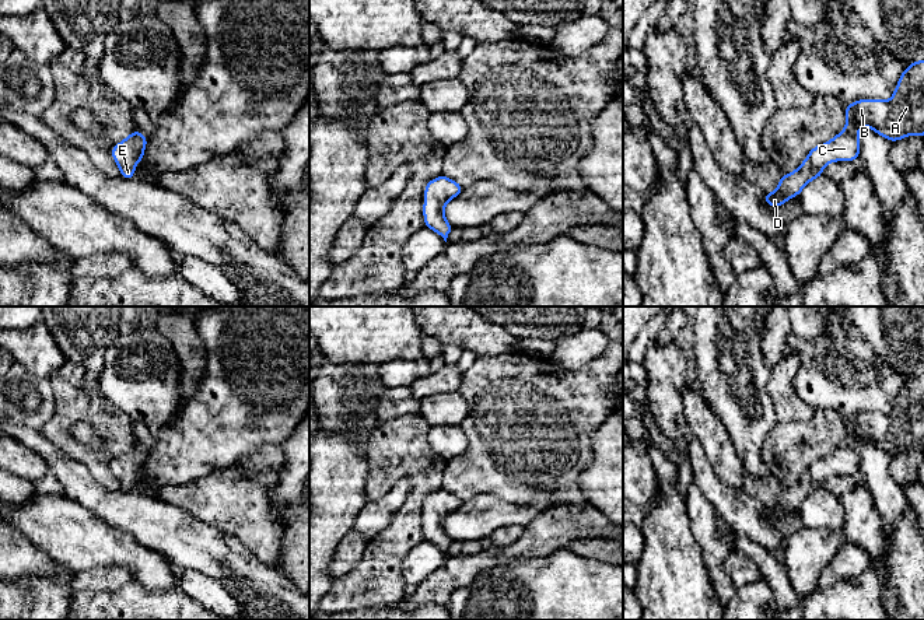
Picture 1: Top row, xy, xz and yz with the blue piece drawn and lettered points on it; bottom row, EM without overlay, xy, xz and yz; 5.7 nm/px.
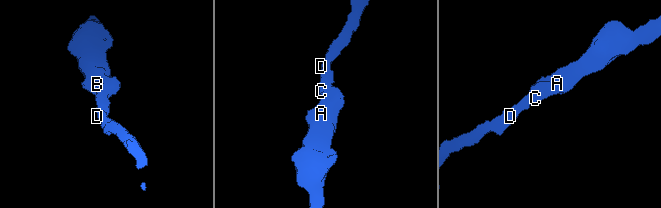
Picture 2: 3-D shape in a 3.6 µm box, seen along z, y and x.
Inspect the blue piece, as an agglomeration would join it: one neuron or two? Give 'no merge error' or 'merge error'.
no merge error

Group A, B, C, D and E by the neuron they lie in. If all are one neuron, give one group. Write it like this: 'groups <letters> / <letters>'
groups A B C D E

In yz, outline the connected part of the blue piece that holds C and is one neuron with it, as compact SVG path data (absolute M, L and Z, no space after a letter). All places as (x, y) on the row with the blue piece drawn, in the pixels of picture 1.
M924 60L913 62L903 73L890 101L861 99L846 105L846 129L823 146L811 150L801 167L778 181L778 189L763 200L781 207L798 196L805 185L822 176L830 161L854 161L860 157L861 126L869 126L889 141L913 133L924 136Z

